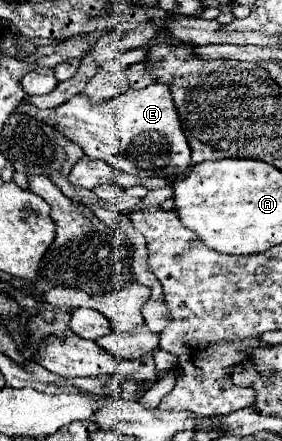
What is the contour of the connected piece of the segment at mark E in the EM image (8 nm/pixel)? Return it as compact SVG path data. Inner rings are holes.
M150 84L142 90L128 88L124 94L98 104L90 102L84 92L50 110L40 110L28 102L22 102L16 112L60 130L60 134L78 144L88 158L104 160L116 170L128 174L142 178L166 178L168 174L178 174L190 166L190 148L166 84Z

